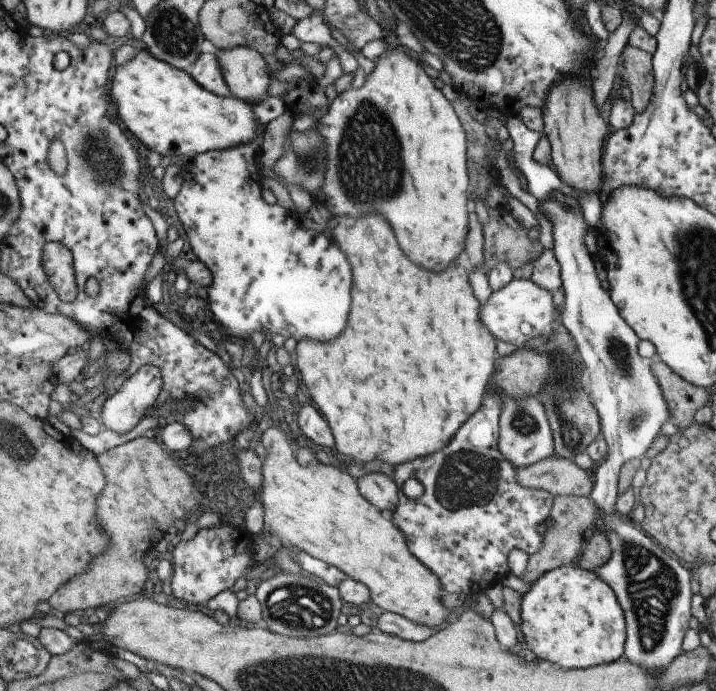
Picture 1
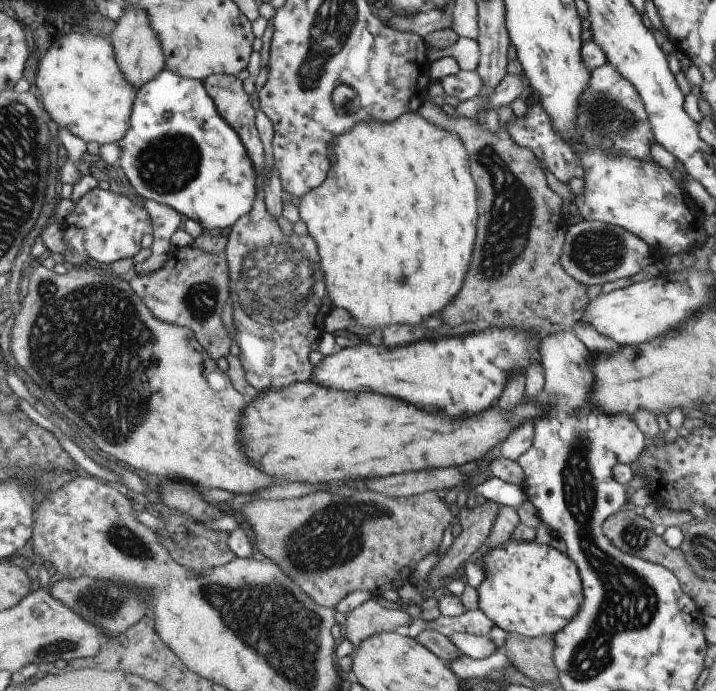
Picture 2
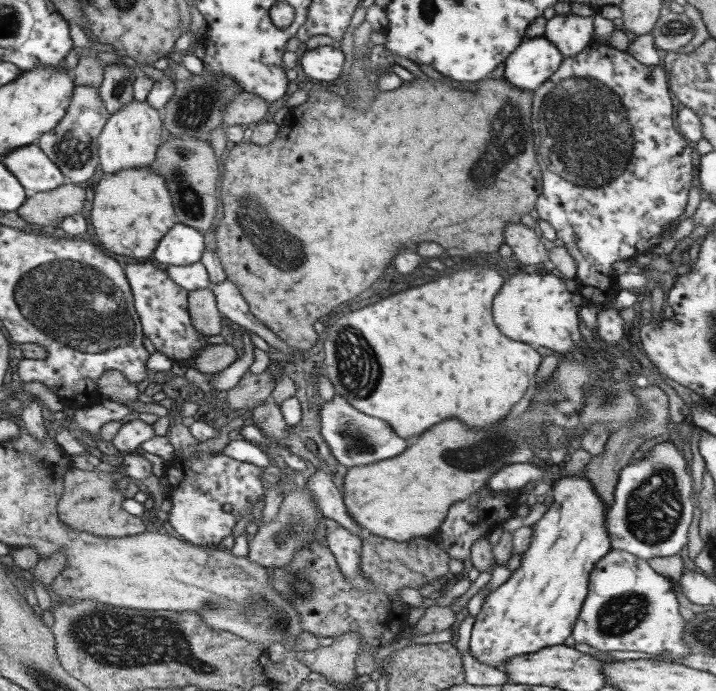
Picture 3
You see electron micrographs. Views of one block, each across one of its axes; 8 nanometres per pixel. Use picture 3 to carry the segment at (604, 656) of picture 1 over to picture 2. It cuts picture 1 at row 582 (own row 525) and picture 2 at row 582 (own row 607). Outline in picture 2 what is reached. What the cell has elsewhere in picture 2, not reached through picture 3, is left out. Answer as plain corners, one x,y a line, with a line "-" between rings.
508,539
483,558
484,578
478,591
479,608
508,633
525,637
553,636
564,630
582,604
582,580
567,553
536,541

